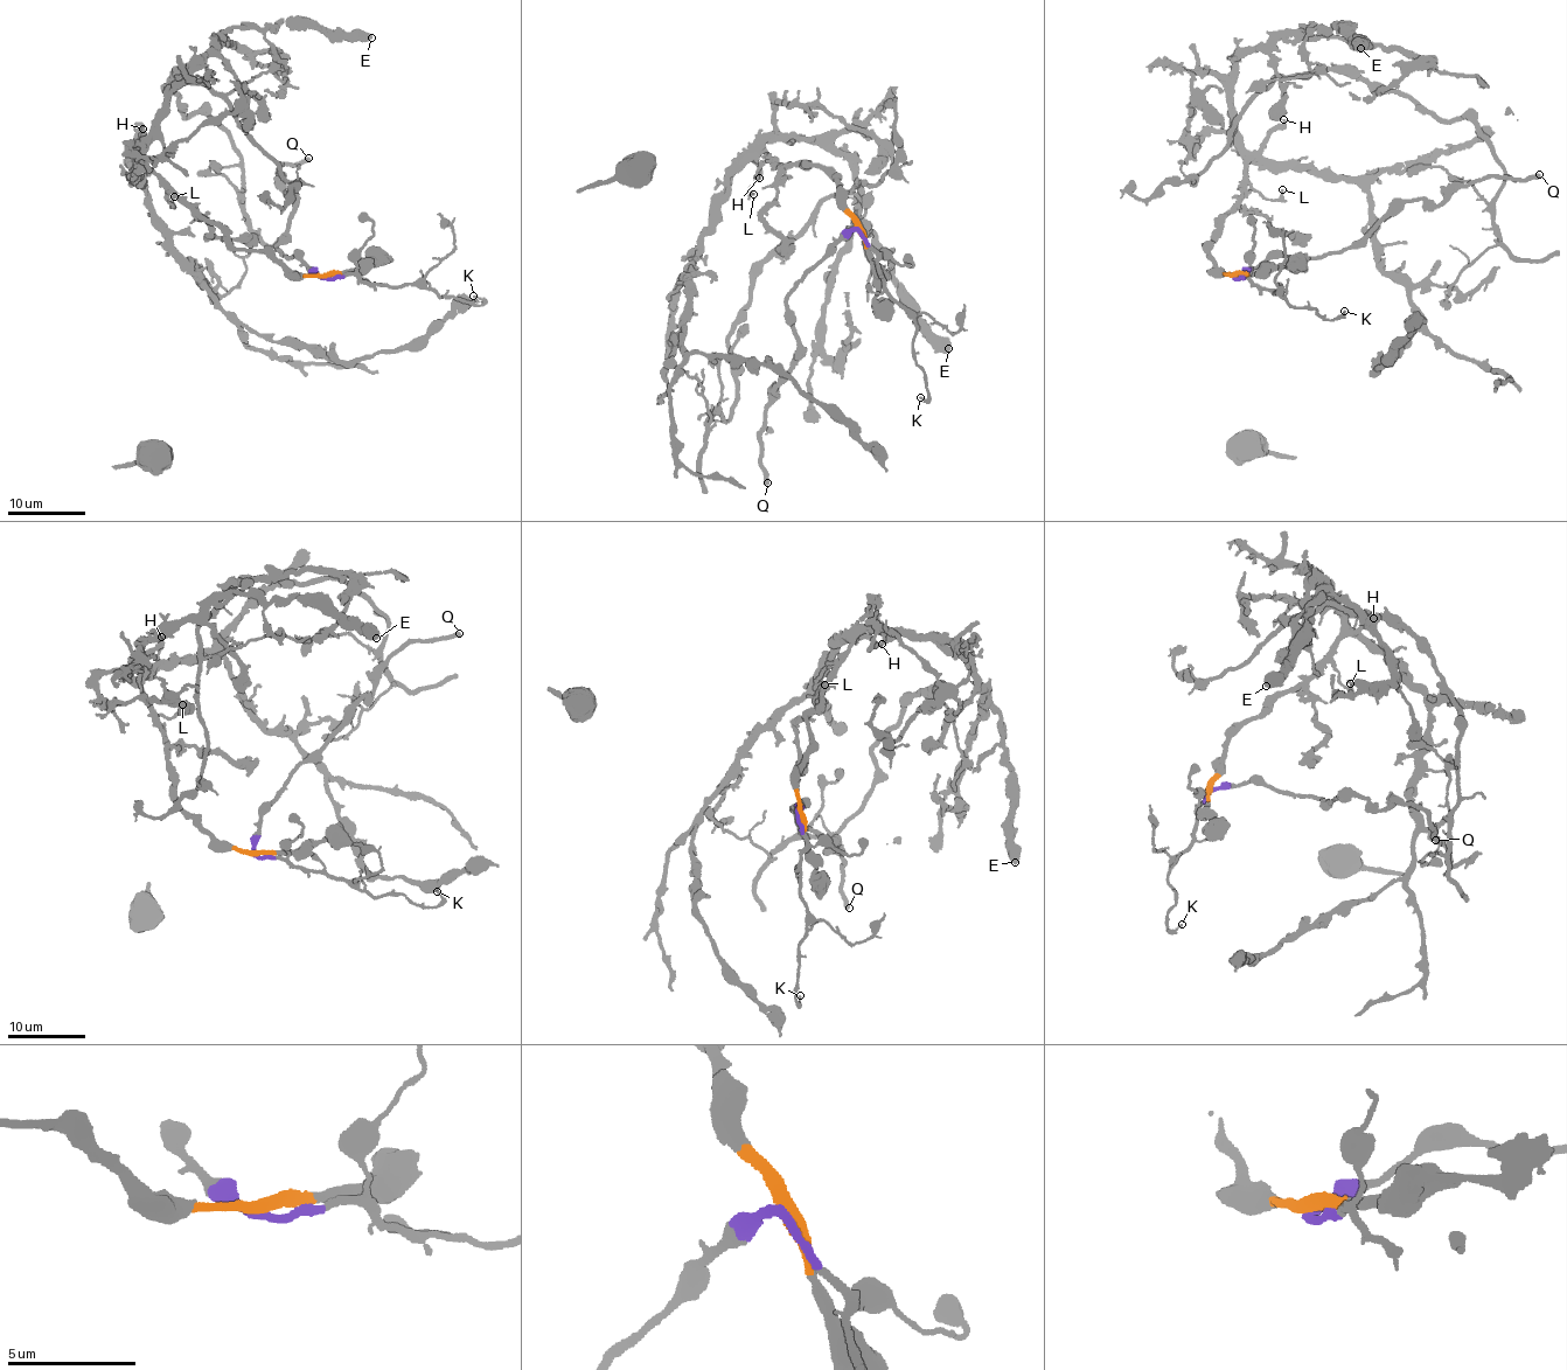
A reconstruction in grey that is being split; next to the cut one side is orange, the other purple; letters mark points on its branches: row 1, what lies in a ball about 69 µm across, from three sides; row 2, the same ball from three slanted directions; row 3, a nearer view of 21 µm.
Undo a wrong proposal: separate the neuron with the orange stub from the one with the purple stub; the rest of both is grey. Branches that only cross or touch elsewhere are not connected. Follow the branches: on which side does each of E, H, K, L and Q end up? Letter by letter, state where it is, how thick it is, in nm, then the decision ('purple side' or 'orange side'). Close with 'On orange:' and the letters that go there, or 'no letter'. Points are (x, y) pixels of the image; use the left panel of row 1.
E: at (371, 37); 650 nm thick; orange side
H: at (143, 129); 340 nm thick; orange side
K: at (473, 296); 100 nm thick; purple side
L: at (174, 196); 160 nm thick; orange side
Q: at (308, 158); 400 nm thick; purple side
On orange: E, H, L

